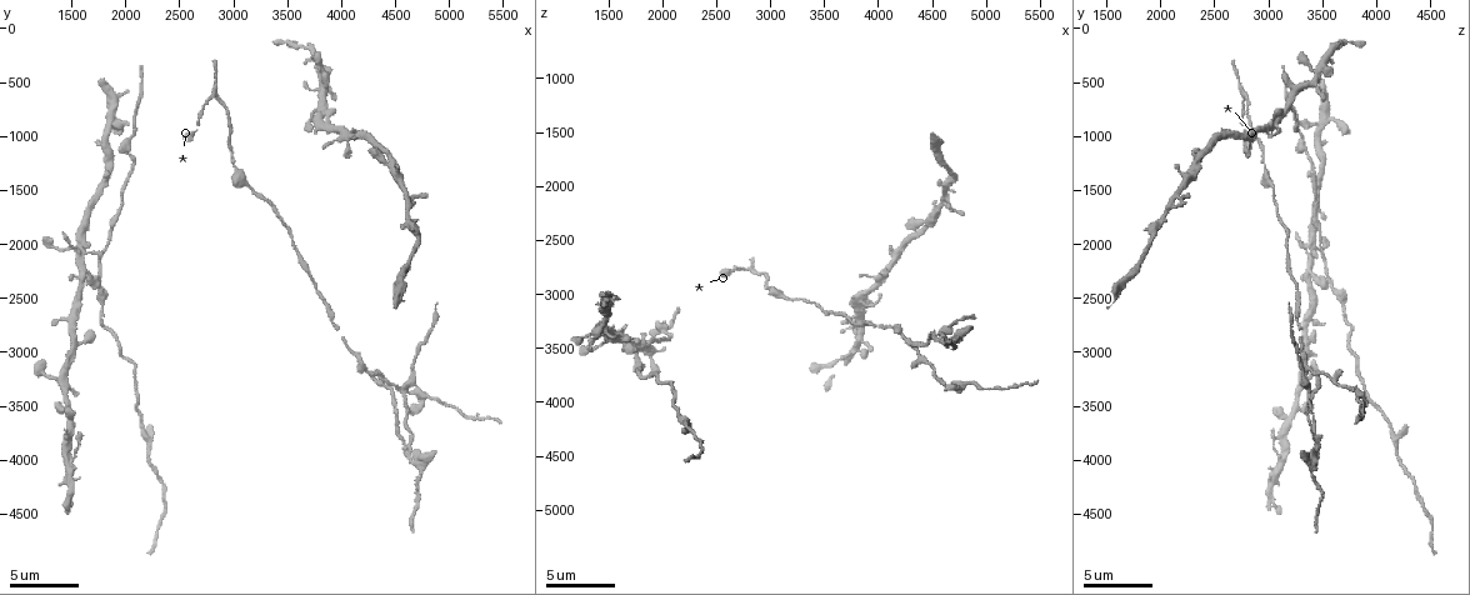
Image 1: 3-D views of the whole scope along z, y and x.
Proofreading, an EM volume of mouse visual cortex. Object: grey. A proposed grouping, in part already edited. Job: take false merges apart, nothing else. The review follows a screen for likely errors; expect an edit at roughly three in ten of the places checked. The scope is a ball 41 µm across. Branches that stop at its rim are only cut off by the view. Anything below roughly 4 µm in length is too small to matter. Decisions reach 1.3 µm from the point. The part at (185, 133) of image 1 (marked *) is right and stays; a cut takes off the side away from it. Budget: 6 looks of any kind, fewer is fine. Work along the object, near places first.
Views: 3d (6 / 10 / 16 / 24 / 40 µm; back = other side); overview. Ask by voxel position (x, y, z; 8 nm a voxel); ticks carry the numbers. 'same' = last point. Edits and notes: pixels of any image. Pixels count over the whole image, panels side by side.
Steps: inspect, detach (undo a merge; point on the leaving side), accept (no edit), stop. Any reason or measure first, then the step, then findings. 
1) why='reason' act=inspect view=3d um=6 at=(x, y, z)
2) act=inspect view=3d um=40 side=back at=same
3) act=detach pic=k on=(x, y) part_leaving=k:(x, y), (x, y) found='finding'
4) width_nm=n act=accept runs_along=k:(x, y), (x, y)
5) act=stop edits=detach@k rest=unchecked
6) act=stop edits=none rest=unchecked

act=inspect view=3d um=16 at=(2060, 1200, 3360)

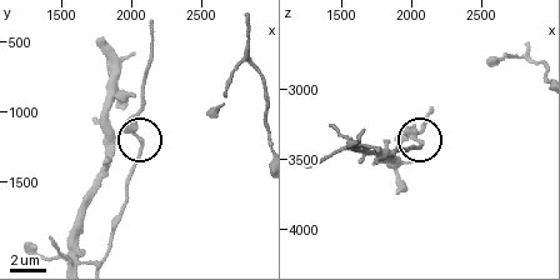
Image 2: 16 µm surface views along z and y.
act=accept found='all the same cell'

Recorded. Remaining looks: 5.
why='three-way junction' act=inspect view=3d um=10 at=(1740, 2400, 3560)

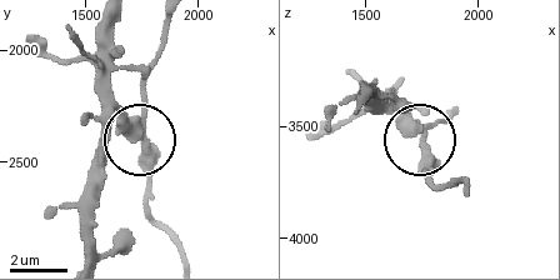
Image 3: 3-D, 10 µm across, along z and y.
side_arm_um=19 act=accept found='one cell here'

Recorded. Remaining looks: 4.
why='three arms meet' act=inspect view=3d um=16 at=(2200, 3920, 4180)

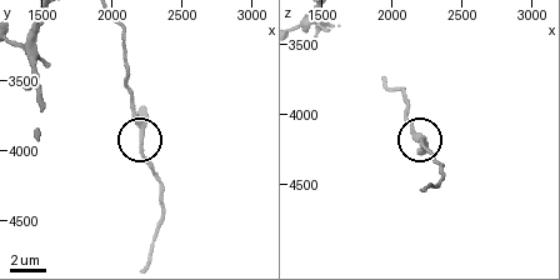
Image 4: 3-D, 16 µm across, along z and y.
arms=3 act=accept found='all the same cell'

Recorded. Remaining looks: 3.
act=stop edits=none rest=unchecked

